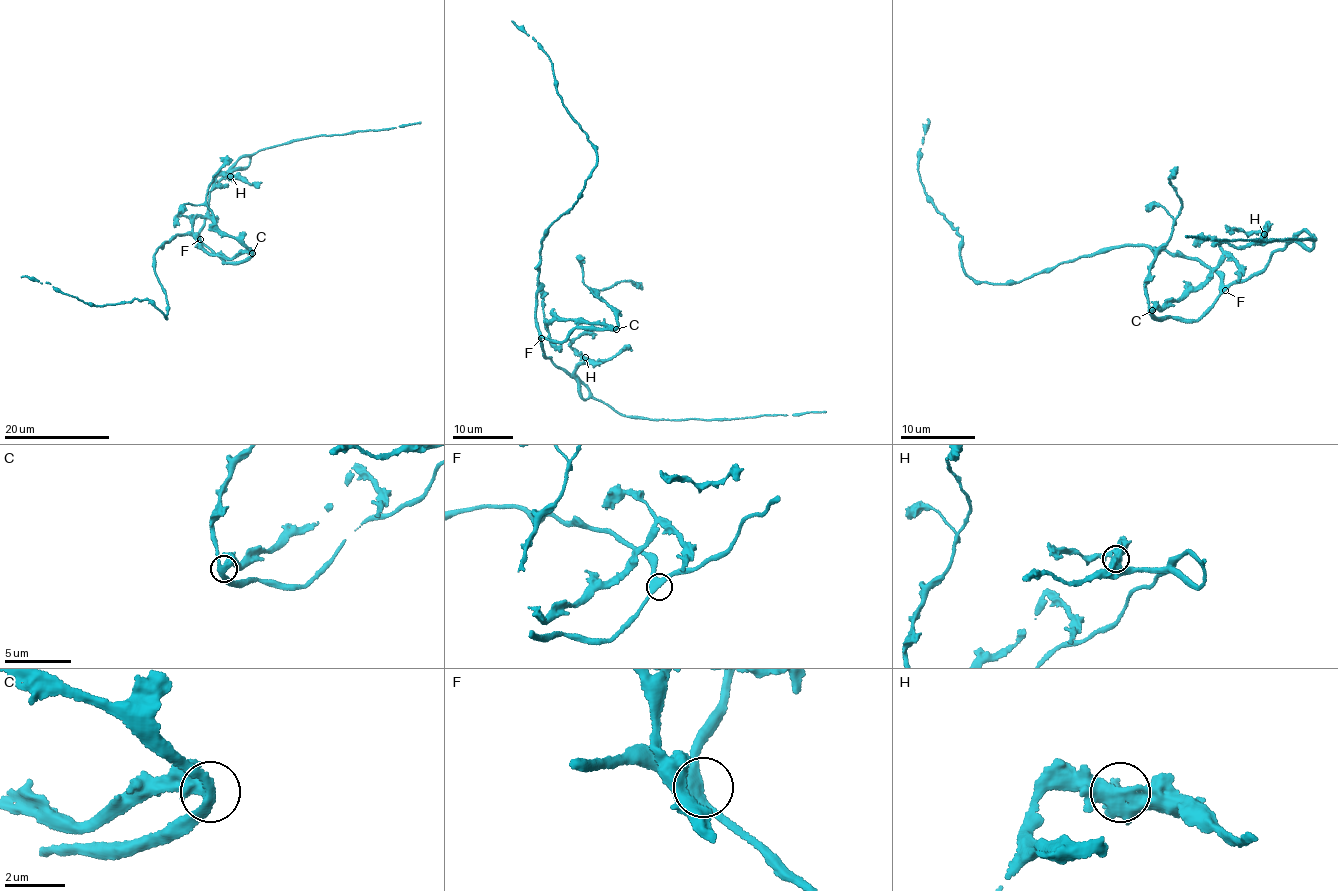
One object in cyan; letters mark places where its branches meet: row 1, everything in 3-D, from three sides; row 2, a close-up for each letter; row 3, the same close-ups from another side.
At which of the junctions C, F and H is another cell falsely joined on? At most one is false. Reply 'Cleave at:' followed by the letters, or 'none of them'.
Cleave at: none of them

